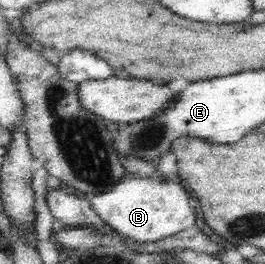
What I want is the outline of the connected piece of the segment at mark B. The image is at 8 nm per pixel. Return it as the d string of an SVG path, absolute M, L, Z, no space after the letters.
M125 172L112 188L94 194L90 202L108 226L134 242L144 243L160 241L195 227L196 213L190 207L191 197L185 185L164 181L152 183L150 177L144 179L140 175Z

